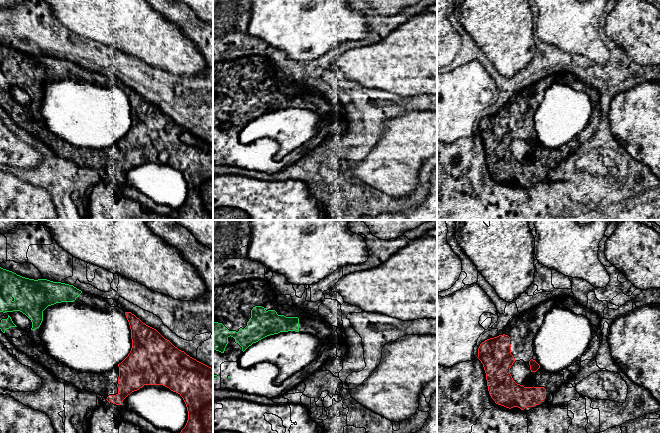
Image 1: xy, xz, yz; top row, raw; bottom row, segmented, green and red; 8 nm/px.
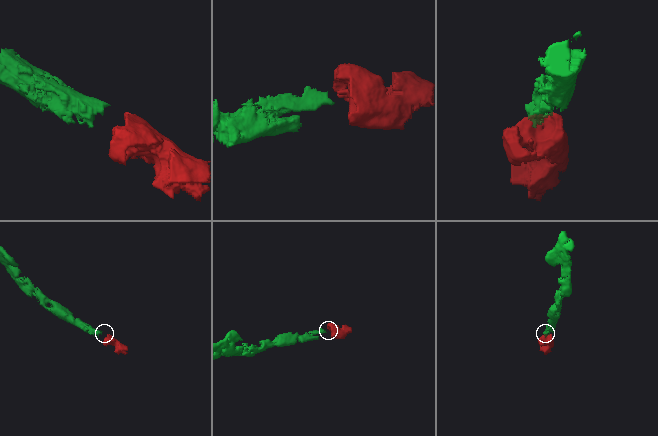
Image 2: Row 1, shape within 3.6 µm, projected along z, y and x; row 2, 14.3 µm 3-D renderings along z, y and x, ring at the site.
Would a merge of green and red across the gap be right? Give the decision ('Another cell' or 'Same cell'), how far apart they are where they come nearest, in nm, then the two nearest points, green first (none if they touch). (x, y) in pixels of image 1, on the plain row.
Same cell. Distance 380 nm. Across: xy (81, 68), (125, 88)

